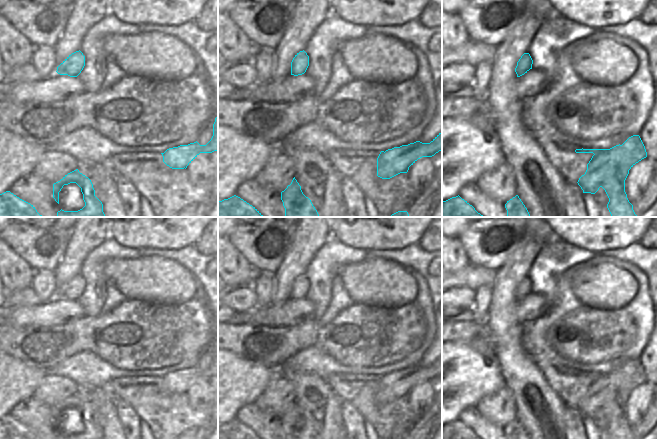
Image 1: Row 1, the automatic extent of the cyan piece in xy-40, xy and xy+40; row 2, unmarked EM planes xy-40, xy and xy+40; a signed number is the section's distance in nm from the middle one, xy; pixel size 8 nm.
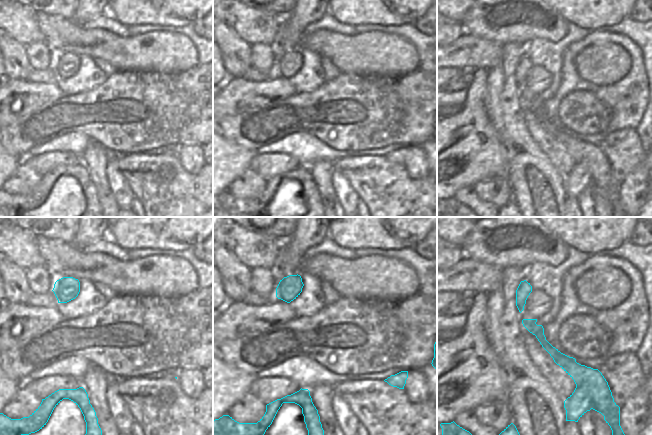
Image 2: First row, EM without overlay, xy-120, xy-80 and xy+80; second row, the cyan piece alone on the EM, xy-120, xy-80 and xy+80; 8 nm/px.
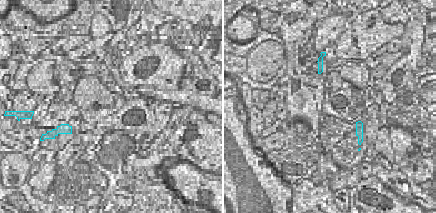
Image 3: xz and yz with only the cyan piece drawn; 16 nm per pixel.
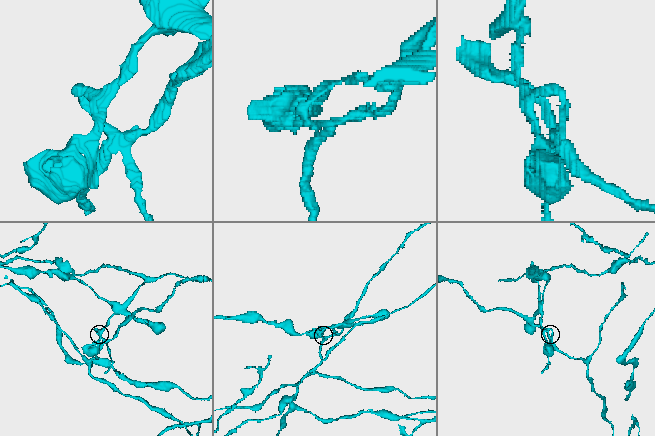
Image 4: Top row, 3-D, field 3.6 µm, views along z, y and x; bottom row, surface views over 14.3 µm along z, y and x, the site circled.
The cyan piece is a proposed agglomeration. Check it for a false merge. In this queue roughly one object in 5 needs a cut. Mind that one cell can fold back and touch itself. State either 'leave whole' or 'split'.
split

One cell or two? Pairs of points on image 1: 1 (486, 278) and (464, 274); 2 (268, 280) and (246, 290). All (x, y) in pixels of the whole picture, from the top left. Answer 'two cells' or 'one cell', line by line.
1: one cell
2: two cells

